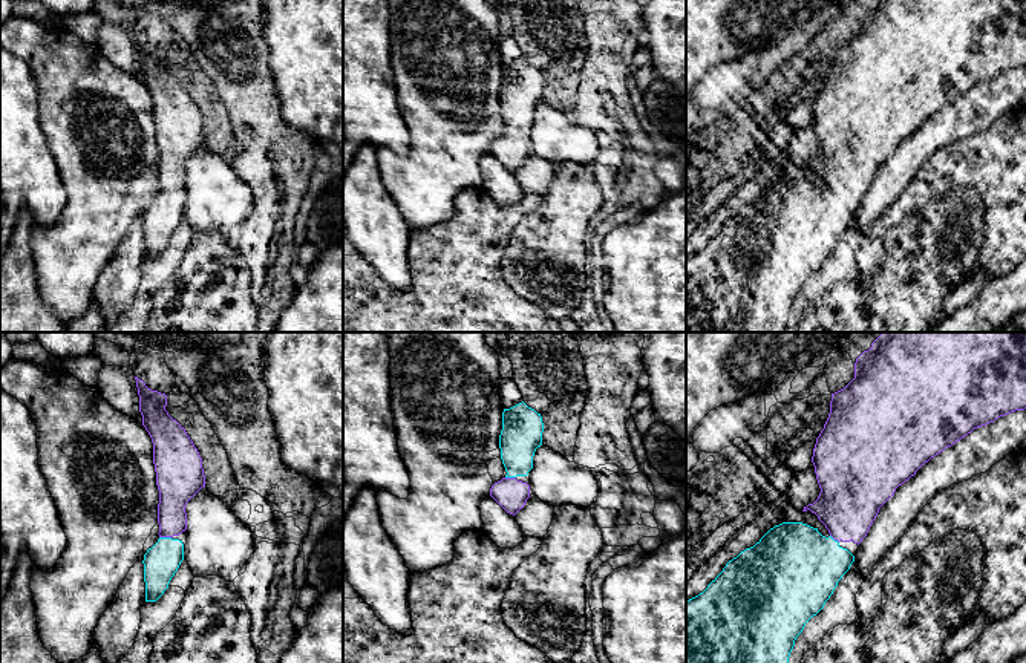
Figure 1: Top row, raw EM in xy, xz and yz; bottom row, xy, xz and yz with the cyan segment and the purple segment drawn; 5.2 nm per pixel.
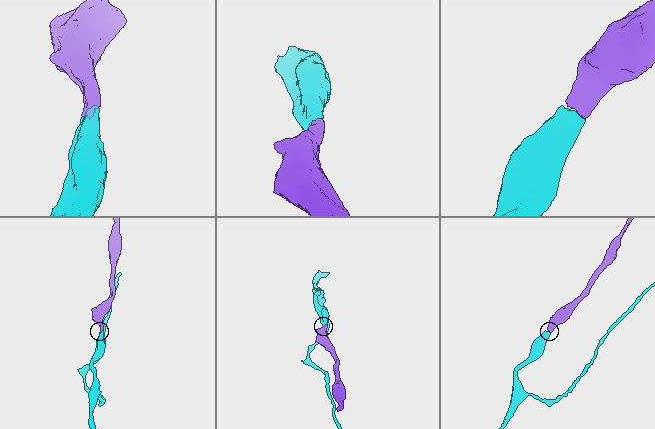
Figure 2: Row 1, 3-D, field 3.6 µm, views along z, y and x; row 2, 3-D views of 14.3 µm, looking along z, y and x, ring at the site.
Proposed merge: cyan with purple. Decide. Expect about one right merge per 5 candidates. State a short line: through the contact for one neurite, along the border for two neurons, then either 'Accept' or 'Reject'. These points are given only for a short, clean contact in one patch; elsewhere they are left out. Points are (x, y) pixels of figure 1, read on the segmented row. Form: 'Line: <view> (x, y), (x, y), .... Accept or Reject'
Line: xy (161, 561), (166, 556), (166, 538), (172, 522), (175, 492). Accept

